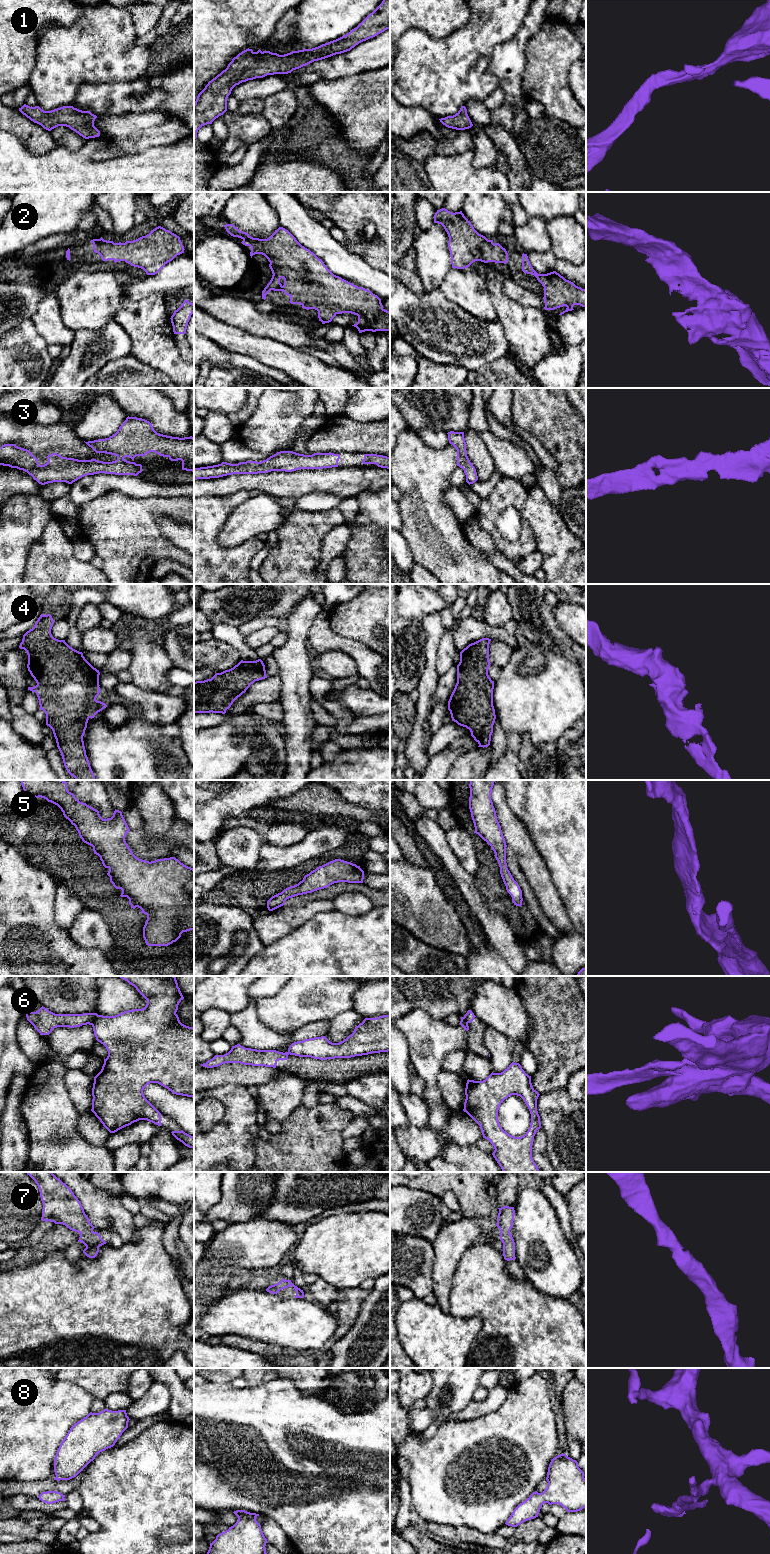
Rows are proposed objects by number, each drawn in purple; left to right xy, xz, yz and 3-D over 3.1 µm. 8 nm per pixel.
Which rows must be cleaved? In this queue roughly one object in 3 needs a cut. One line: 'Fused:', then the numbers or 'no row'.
Fused: 6

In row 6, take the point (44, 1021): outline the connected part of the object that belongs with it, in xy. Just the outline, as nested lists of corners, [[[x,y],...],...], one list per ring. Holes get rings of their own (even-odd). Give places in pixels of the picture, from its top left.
[[[43,1006],[36,1012],[26,1012],[27,1020],[40,1035],[49,1035],[57,1027],[74,1028],[87,1024],[92,1025],[97,1015],[97,1013],[55,1014]]]

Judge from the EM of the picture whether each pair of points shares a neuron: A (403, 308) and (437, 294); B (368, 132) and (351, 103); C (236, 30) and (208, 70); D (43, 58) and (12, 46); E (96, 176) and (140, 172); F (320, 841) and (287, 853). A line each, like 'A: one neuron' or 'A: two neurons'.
A: one neuron
B: one neuron
C: one neuron
D: two neurons
E: one neuron
F: one neuron

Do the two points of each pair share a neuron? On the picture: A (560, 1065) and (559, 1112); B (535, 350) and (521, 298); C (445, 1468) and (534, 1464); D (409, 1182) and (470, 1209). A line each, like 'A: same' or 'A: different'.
A: different
B: different
C: same
D: same

